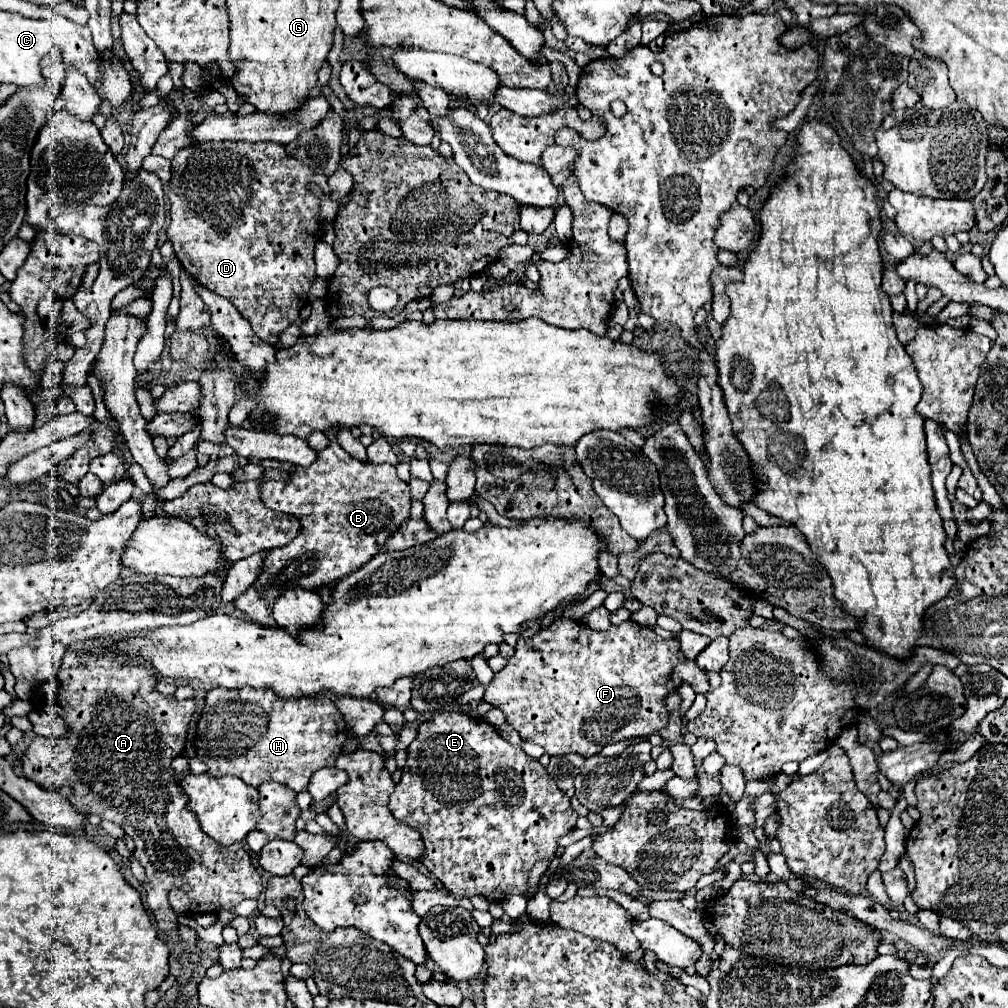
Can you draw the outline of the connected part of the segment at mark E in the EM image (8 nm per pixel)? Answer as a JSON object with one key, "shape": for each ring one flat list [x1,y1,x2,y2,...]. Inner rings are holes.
{"shape":[[461,710,457,712,437,712,433,714,429,720,425,720,419,728,417,728,417,736,415,740,409,744,407,748,407,764,403,768,403,776,401,782,395,786,395,792,389,798,389,808,393,812,393,816,397,816,399,820,415,826,425,842,425,856,423,856,423,864,427,866,427,870,443,882,443,886,457,898,471,898,475,894,485,896,487,900,495,900,501,902,513,894,525,894,529,890,529,872,535,866,535,862,539,860,553,860,555,858,555,850,557,850,557,840,571,832,575,828,575,822,579,818,579,814,571,808,569,804,569,796,565,796,565,792,561,792,557,788,557,784,551,780,551,776,547,774,547,770,539,764,539,760,527,756,519,746,509,744,507,740,503,740,497,732,497,728,489,726,487,722,483,722,481,718,473,718,463,714]]}

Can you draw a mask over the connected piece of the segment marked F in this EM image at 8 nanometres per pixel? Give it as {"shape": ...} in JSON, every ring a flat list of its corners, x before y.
{"shape":[[561,618,535,636,519,636,515,654,507,660,507,666,495,674,483,698,505,712,507,722,523,740,543,746,549,756,577,752,589,758,607,744,661,730,667,724,663,698,681,682,689,682,697,694,707,694,709,690,705,672,681,654,675,638,663,640,649,626,631,620,597,632,583,622]]}

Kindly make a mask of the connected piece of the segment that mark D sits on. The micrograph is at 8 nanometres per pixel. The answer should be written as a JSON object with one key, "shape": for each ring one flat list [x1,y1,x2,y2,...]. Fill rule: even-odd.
{"shape":[[225,140,193,144,181,148,171,162,173,176,167,190,171,202,171,224,167,228,167,236,173,242,175,256,187,274,215,294,227,296,241,316,251,322,253,332,275,346,281,332,299,318,299,310,307,304,307,294,315,280,313,250,315,242,321,240,321,224,319,198,309,186,315,184,321,192,329,192,325,182,327,178,315,174,311,168,305,168,305,164,287,156,285,146,273,142]]}

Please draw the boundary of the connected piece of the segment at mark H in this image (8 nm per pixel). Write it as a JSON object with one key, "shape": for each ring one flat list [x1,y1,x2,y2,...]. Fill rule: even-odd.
{"shape":[[225,688,209,690,195,730,197,758,207,764,209,776,215,778,237,776,253,788,259,788,263,782,273,780,285,784,293,792,305,790,309,778,319,768,335,766,335,760,341,754,345,740,347,740,347,724,333,700,329,698,285,700,275,696,275,692,271,690,253,690,253,688,241,688,241,692,227,692]]}

